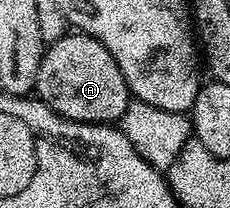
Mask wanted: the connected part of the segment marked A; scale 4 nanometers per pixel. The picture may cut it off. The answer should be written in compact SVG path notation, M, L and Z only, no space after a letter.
M69 31L63 37L58 37L54 42L45 46L40 63L40 71L36 71L34 93L37 100L48 106L54 113L67 117L70 121L89 121L91 123L118 123L123 120L127 102L130 97L126 88L126 80L108 47L100 43L89 33Z

